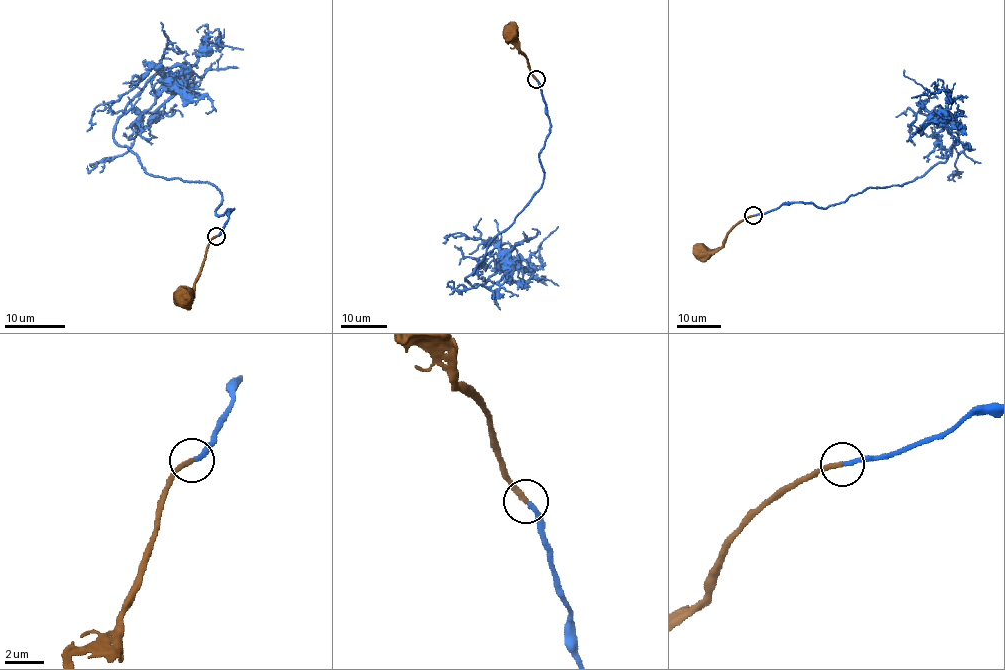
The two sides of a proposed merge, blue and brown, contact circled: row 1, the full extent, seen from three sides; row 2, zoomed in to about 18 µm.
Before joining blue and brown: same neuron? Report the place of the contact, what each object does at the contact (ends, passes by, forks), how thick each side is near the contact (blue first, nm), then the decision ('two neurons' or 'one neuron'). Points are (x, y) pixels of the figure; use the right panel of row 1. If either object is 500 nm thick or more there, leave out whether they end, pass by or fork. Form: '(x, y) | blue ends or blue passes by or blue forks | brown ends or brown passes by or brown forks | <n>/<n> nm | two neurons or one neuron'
(753, 215) | blue ends | brown ends | 240/280 nm | one neuron

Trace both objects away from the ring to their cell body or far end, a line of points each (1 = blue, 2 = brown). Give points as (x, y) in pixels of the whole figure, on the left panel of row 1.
1: (216, 236), (233, 210), (216, 212), (220, 191), (148, 174), (114, 139), (166, 70), (158, 114), (87, 166)
2: (216, 236), (209, 242), (197, 280), (185, 296)

